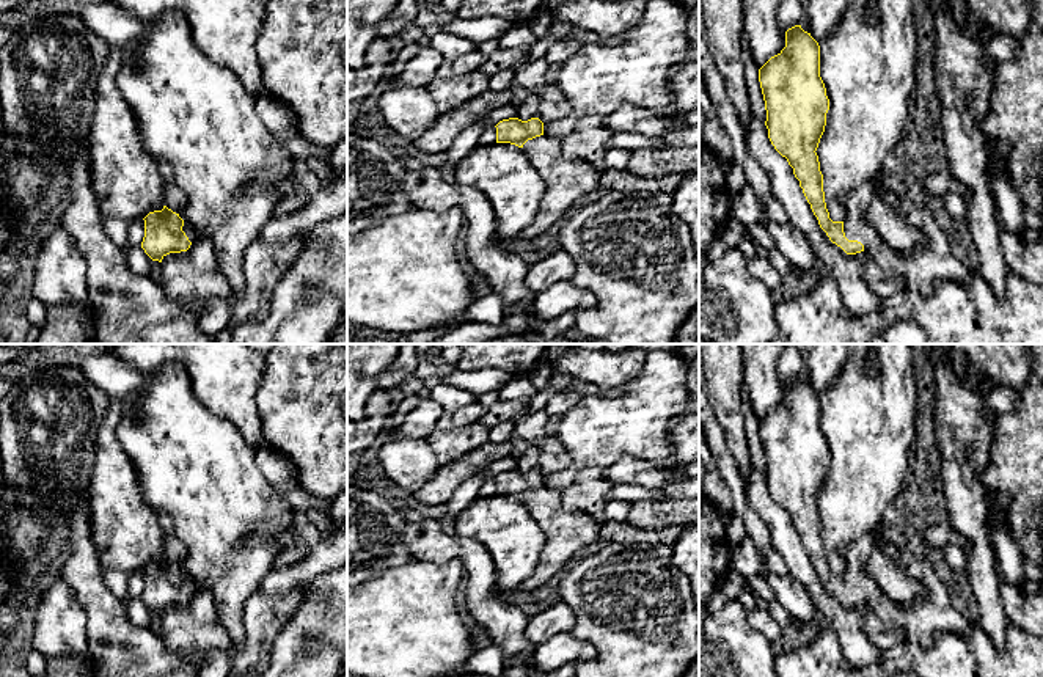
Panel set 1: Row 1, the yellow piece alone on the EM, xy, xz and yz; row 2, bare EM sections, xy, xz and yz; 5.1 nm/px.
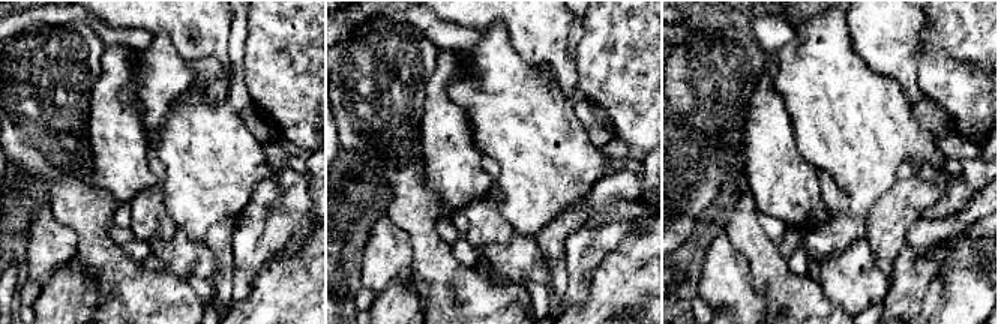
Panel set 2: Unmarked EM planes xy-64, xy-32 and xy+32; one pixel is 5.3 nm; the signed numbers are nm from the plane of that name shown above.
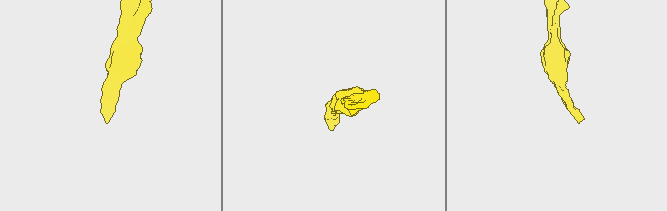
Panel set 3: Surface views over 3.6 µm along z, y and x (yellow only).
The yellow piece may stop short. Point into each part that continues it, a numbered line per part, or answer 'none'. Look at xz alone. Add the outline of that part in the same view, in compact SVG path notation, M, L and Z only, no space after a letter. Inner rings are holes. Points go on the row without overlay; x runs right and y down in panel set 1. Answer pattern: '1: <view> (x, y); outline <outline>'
1: xz (567, 531); outline M547 487L528 492L522 501L545 537L534 573L520 584L531 592L584 554L586 547L600 539L602 525L583 510L564 507L561 492Z

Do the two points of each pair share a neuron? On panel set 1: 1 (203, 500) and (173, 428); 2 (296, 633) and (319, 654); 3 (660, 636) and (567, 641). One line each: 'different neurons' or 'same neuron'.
1: same neuron
2: different neurons
3: different neurons

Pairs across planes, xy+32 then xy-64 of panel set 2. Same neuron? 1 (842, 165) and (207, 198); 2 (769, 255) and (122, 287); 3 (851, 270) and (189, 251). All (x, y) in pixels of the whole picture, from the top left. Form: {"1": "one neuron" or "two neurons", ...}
{"1": "one neuron", "2": "one neuron", "3": "one neuron"}

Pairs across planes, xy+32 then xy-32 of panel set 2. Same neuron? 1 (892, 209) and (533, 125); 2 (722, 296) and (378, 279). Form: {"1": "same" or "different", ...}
{"1": "different", "2": "same"}

